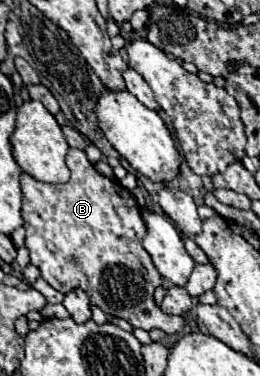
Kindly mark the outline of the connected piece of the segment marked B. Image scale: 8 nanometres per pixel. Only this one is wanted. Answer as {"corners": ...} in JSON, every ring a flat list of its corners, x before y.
{"corners":[[70,148,66,154,66,164,70,168,70,180,64,184,46,184,30,174,20,176,22,186,22,218,26,228,24,246,30,252,30,260,34,266,40,268,42,278,58,292,70,292,74,288,82,288,92,304,96,304,104,314,118,316,128,320,136,328,152,330,160,328,166,334,182,332,186,318,184,316,170,316,164,314,154,304,154,290,162,284,162,276,158,274,156,266,152,264,150,254,142,250,142,234,146,234,146,226,142,222,140,210,136,210,134,196,122,188,118,182,98,174,98,170,90,164,84,150]]}

